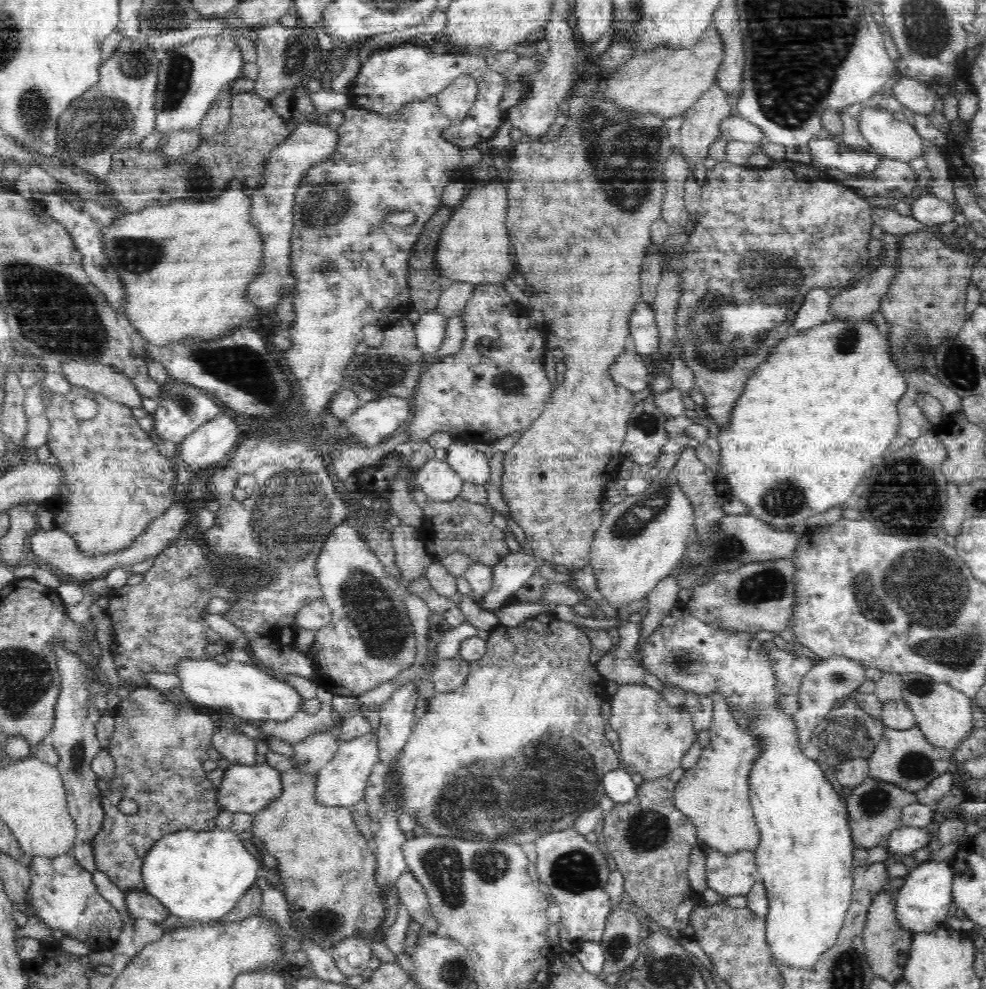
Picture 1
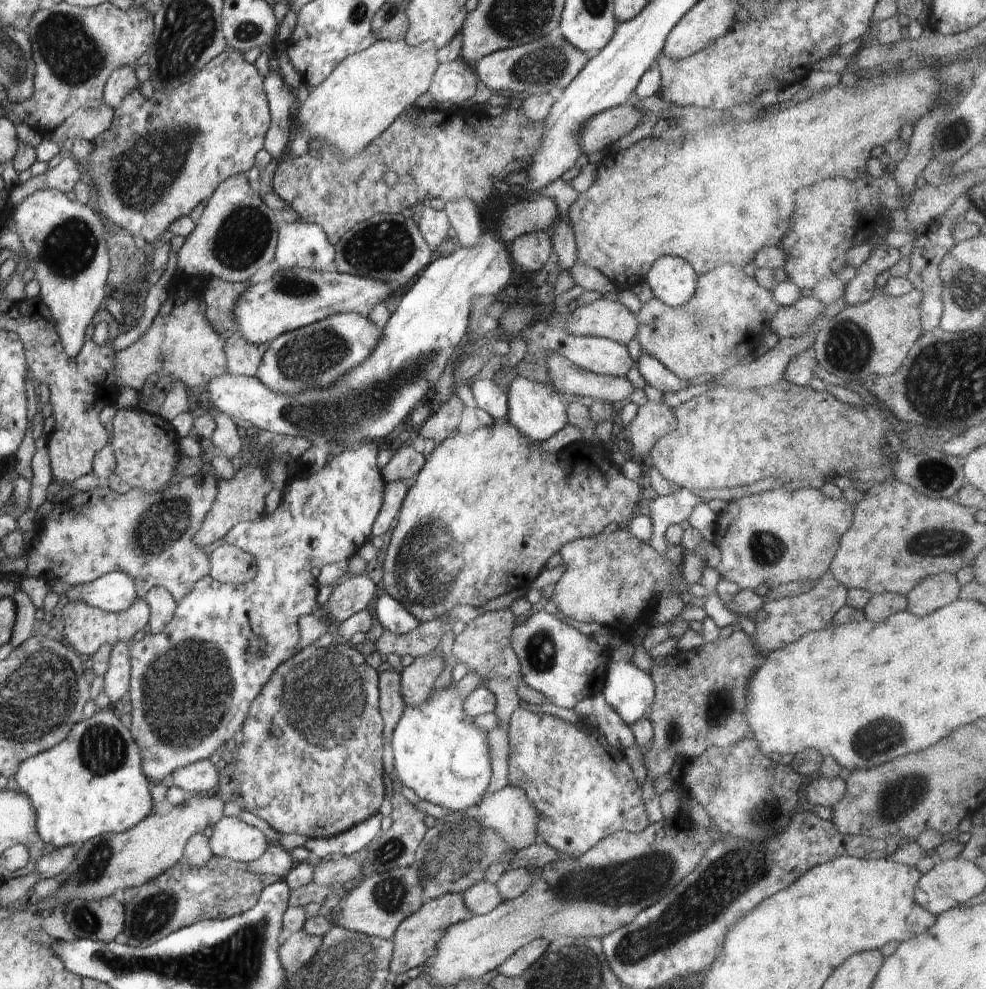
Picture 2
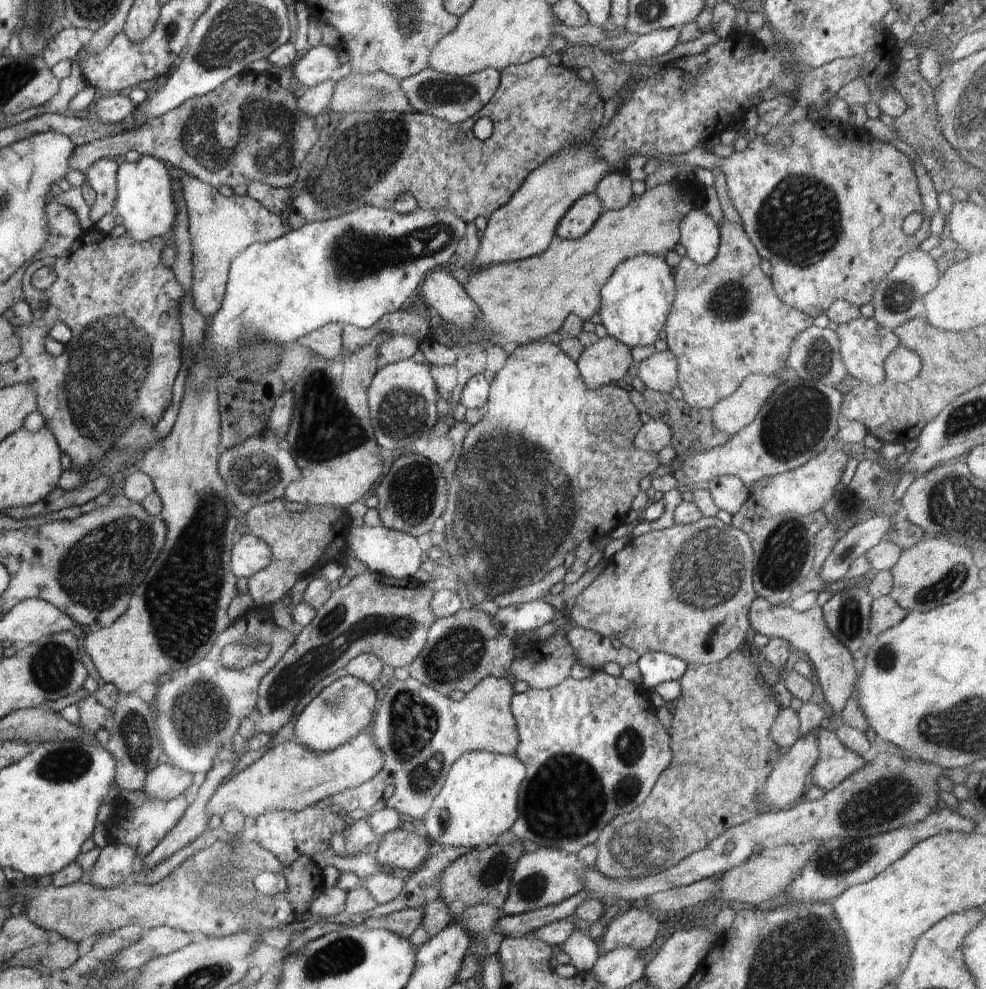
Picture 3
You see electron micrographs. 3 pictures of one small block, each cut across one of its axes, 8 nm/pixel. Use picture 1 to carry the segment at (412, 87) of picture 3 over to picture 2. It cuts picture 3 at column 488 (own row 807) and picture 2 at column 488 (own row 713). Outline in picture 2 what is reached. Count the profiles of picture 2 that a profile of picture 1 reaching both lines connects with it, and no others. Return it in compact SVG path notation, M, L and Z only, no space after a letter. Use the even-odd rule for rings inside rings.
M545 34L538 40L517 47L502 49L486 55L475 65L474 71L486 88L494 92L510 90L510 92L528 92L530 96L546 93L559 93L578 76L589 57L578 48L574 48L564 37Z

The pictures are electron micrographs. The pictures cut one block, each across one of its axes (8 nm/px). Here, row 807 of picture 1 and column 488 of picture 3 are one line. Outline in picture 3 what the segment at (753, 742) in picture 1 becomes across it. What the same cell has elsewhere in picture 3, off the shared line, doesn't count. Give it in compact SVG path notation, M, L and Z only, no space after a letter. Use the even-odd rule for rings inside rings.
M488 676L462 700L453 700L415 678L393 679L382 698L372 728L368 728L380 754L382 768L374 778L353 789L325 798L318 808L334 807L342 813L369 810L382 797L388 784L394 785L390 804L397 812L424 820L434 798L444 786L450 767L465 752L488 751L515 755L518 746L517 722L510 712L513 684L506 679Z

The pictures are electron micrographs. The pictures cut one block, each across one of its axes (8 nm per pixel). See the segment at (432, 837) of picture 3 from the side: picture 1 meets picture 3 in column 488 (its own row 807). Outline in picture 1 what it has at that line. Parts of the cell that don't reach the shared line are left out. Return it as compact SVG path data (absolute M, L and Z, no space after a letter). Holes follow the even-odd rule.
M676 603L676 606L670 610L670 614L662 618L660 626L644 640L644 644L642 644L642 660L640 660L641 665L646 670L654 673L664 685L678 687L682 689L682 691L686 691L686 694L694 692L694 694L698 695L712 696L714 693L720 691L720 693L724 695L724 699L726 699L726 704L730 705L730 710L754 715L754 718L752 718L754 722L750 724L750 728L748 728L746 732L749 732L751 736L758 738L761 742L760 756L758 756L758 760L756 760L756 764L754 764L754 768L752 768L752 772L750 772L749 775L749 789L753 815L760 831L760 842L753 850L753 853L760 881L765 886L768 899L767 915L764 917L766 943L768 943L768 949L770 949L771 959L774 959L776 963L788 965L788 967L792 967L792 969L814 969L821 960L822 954L825 954L827 950L836 943L852 898L854 846L853 840L851 839L847 806L844 802L840 802L838 793L834 791L834 788L830 785L828 779L826 779L819 764L802 753L802 748L800 748L798 744L798 733L796 733L796 725L793 716L788 716L779 707L778 700L780 700L780 694L777 694L775 691L776 679L774 669L769 663L768 651L760 651L760 644L762 643L753 639L754 632L735 632L735 630L734 632L730 632L725 628L719 628L717 624L706 624L705 621L698 620L698 617L692 616L687 608L688 606L684 604Z

